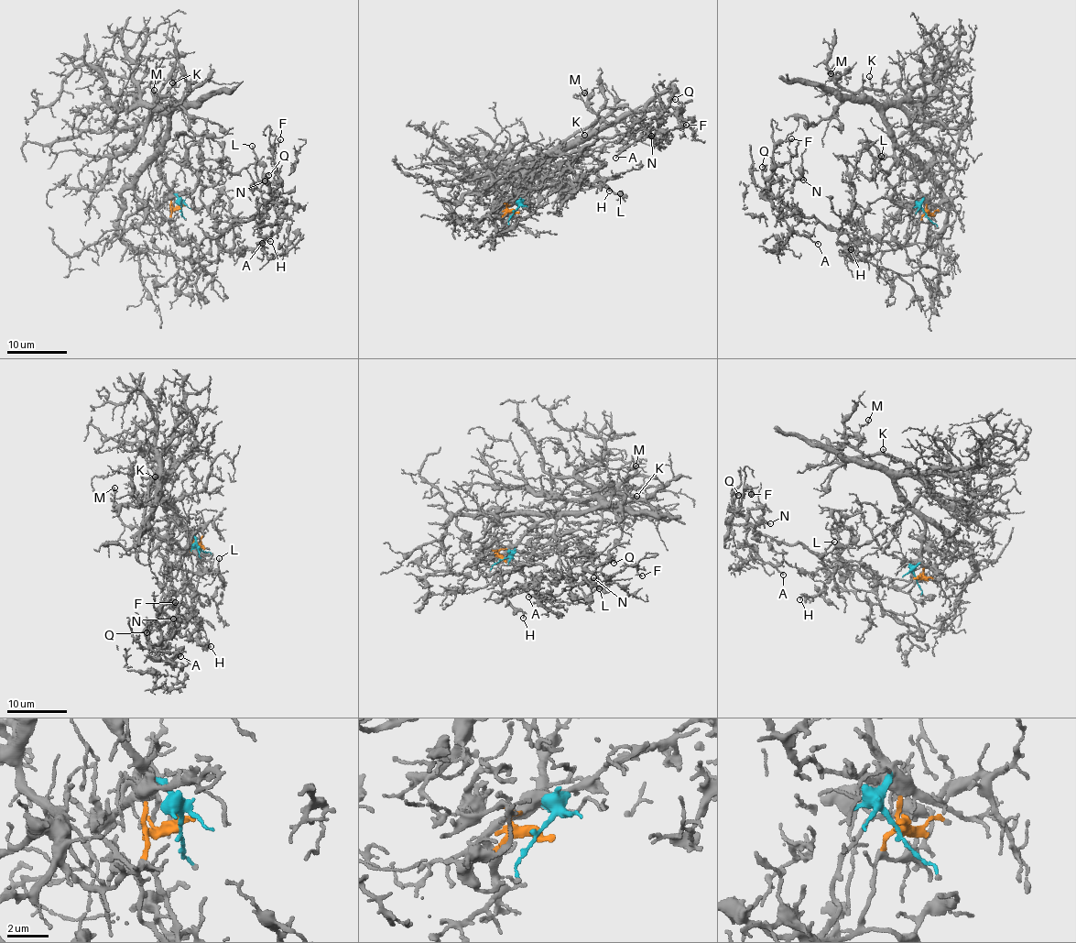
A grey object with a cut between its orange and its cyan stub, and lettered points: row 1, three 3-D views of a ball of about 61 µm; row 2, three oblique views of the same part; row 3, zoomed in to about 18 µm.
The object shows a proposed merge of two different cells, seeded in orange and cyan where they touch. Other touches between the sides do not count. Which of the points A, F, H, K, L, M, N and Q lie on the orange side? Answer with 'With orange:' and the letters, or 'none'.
With orange: A, F, H, L, N, Q

